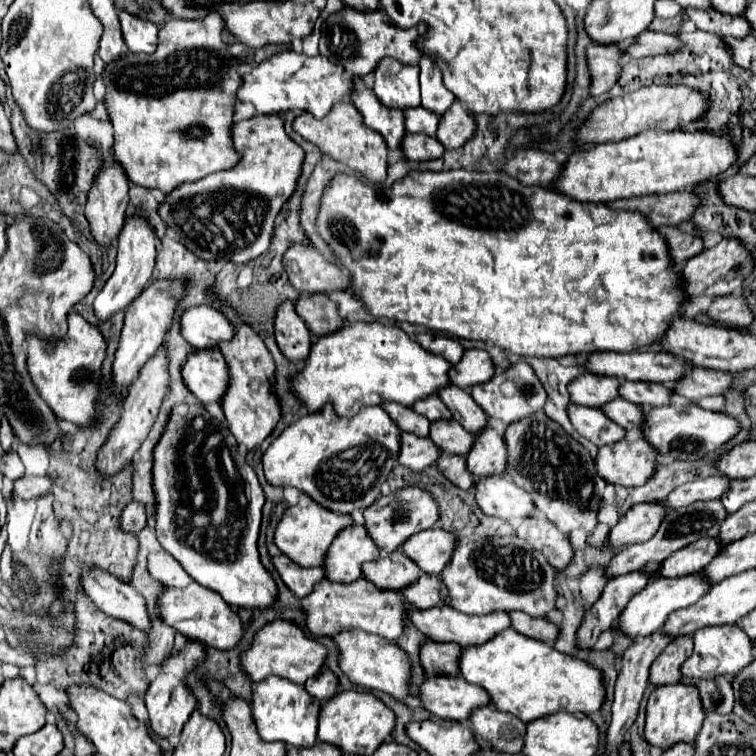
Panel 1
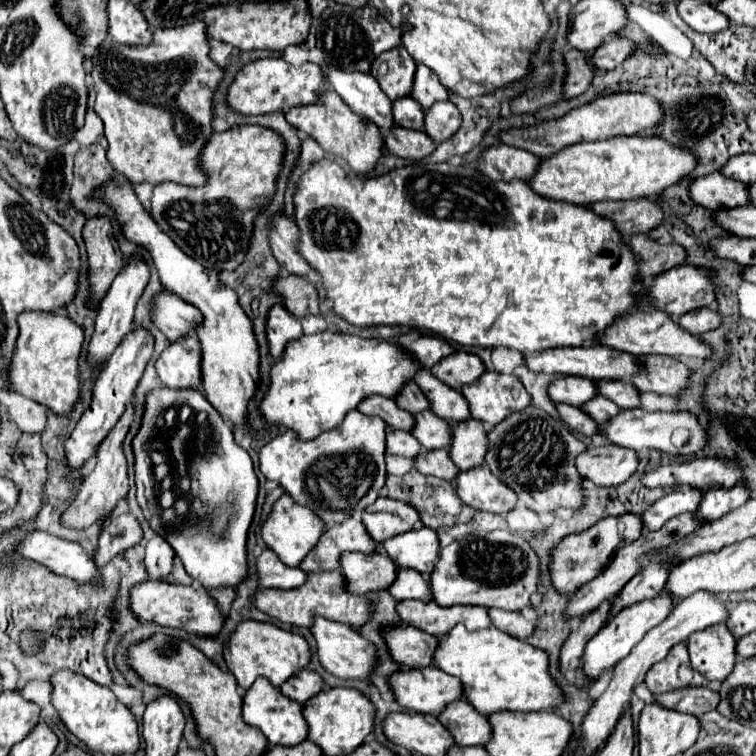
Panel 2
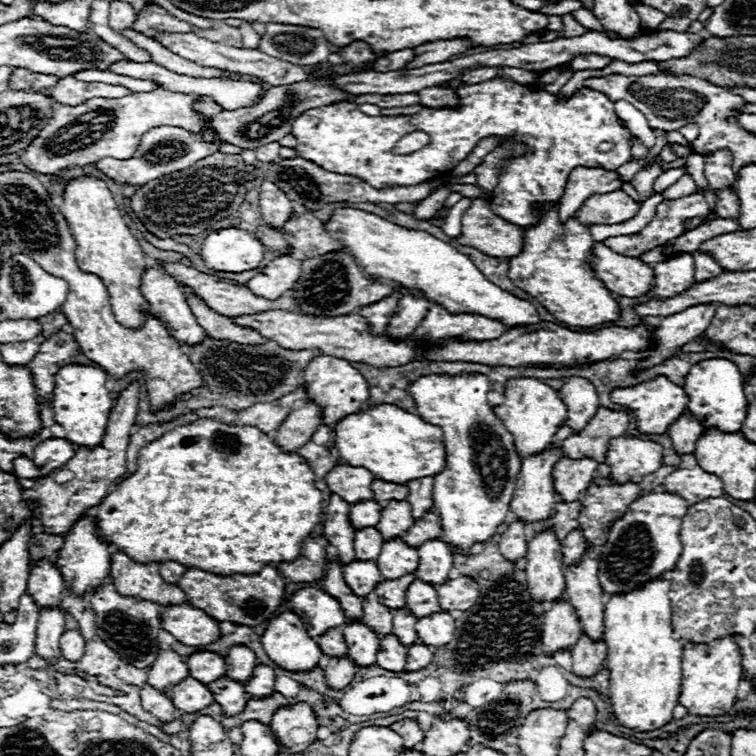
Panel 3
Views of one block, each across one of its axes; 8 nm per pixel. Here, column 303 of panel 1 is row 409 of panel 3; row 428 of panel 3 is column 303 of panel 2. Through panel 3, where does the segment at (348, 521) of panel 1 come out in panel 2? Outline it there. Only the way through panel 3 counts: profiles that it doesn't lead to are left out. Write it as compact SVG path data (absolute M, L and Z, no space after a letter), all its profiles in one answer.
M282 494L272 506L272 512L268 514L264 526L260 528L260 534L266 546L274 550L286 566L298 566L302 558L318 544L318 538L322 536L324 528L326 528L324 522L316 514L312 514L304 506L298 506L288 494Z

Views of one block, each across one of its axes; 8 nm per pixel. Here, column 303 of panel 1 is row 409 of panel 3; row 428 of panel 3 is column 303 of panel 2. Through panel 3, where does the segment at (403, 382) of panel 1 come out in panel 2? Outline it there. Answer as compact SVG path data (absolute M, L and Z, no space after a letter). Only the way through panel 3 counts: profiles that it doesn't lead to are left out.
M324 330L288 342L284 354L270 370L270 388L258 412L268 424L294 430L298 440L312 440L324 430L340 426L342 418L362 398L370 394L394 398L394 390L402 382L410 382L416 370L420 370L418 362L406 358L390 340L364 340Z

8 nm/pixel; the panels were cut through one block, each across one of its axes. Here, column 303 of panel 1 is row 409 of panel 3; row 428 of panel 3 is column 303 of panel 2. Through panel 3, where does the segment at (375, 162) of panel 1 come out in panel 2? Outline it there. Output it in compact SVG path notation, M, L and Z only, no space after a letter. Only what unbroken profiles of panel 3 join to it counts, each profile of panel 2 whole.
M334 90L322 92L316 104L290 108L286 112L286 120L294 128L304 130L308 136L312 136L328 154L336 154L336 156L344 158L356 174L370 172L374 168L374 164L378 162L378 158L382 156L384 142L382 142L382 132L378 130L378 126L374 126L374 122L354 114L342 102L342 98L338 98L338 94L334 94Z

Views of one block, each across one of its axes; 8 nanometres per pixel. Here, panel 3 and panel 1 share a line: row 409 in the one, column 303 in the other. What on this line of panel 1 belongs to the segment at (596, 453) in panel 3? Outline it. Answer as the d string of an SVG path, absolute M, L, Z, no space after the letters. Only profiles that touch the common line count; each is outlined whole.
M366 578L352 584L322 580L318 586L314 586L312 594L302 598L302 608L308 614L308 630L314 636L334 636L342 630L362 630L388 640L396 640L404 634L404 620L408 618L410 610L416 610L414 604L406 602L406 596L400 590L376 588Z

